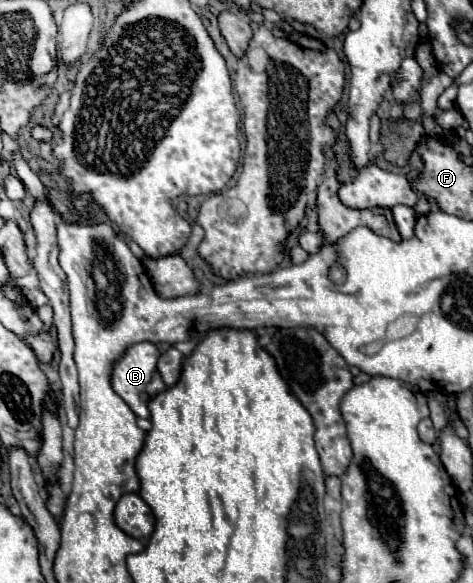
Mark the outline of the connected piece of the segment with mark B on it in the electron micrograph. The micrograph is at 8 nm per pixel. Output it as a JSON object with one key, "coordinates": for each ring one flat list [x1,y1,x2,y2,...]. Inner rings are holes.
{"coordinates":[[140,342,130,346,112,370,112,388,140,418,150,418,148,400,166,388,156,368,158,356,152,342]]}

